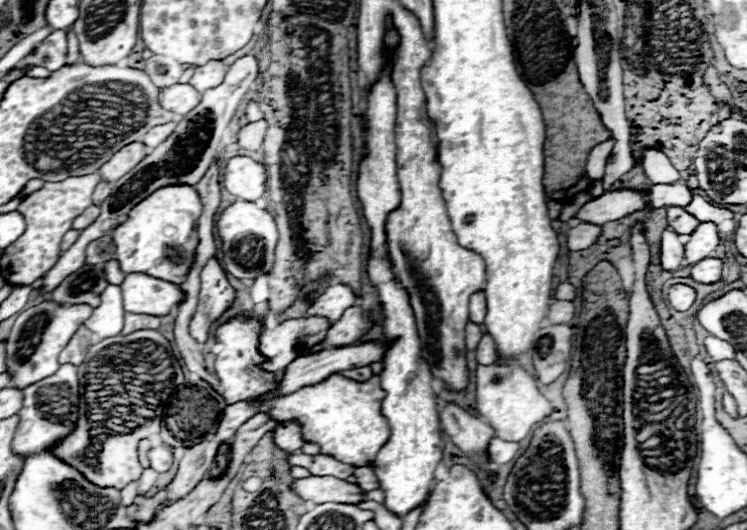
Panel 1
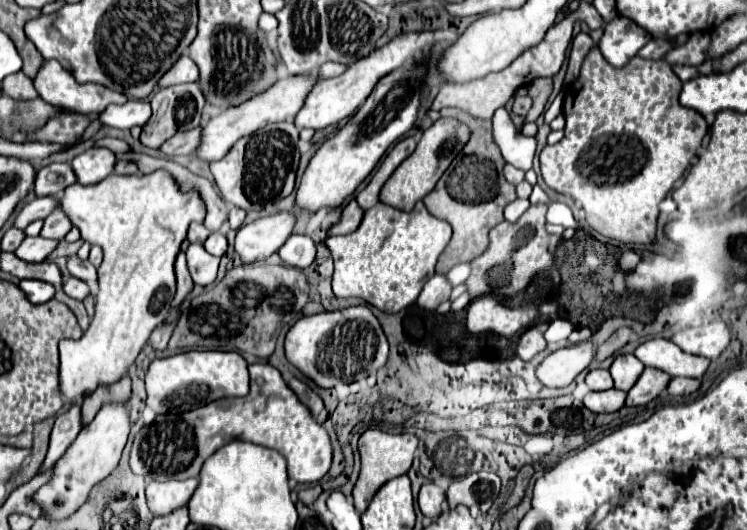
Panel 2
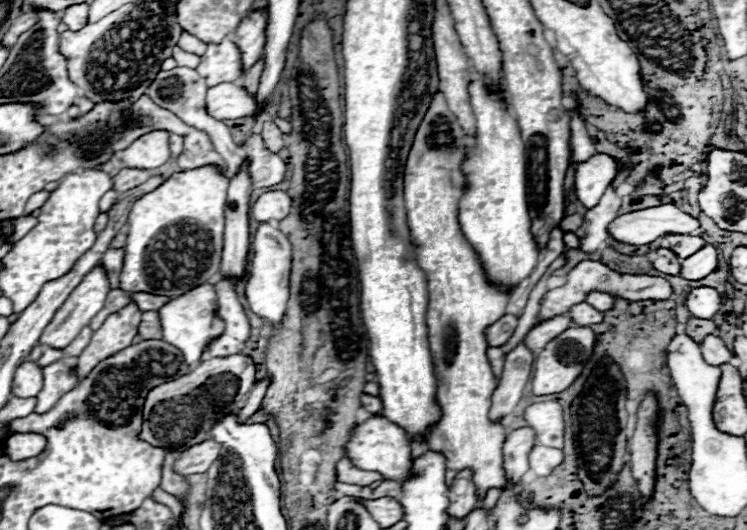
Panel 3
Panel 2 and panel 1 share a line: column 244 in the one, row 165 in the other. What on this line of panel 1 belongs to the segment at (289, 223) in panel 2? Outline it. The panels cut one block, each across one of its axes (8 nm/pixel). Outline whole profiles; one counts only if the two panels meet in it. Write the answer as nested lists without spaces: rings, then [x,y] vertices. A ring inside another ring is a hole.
[[[250,156],[228,158],[222,170],[224,188],[240,200],[256,200],[266,192],[264,166]]]

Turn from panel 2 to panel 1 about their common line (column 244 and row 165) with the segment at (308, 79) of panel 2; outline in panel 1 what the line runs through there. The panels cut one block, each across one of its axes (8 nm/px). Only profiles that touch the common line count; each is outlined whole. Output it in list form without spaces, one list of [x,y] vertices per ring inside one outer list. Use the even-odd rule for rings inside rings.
[[[140,142],[128,144],[126,148],[120,148],[106,164],[102,164],[98,174],[102,176],[104,182],[116,182],[130,168],[134,168],[138,164],[138,160],[142,160],[142,154],[144,154],[144,146]]]

